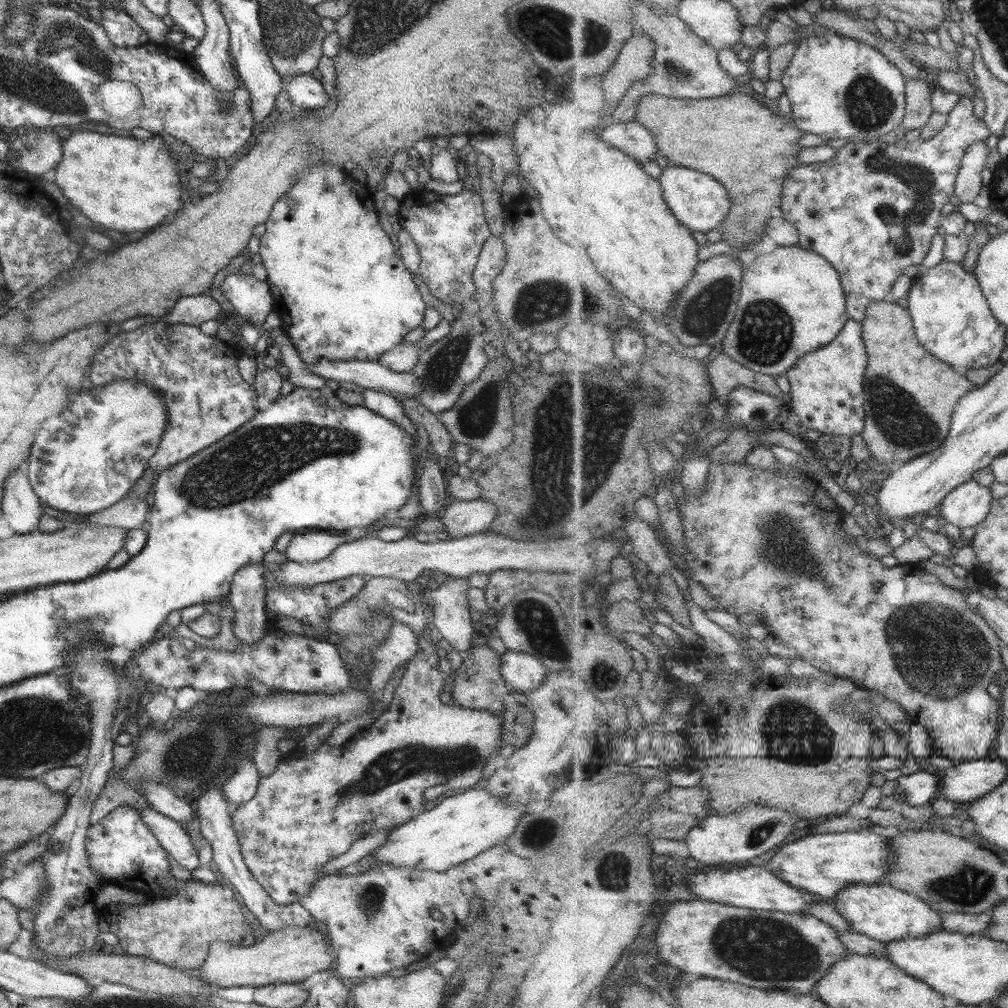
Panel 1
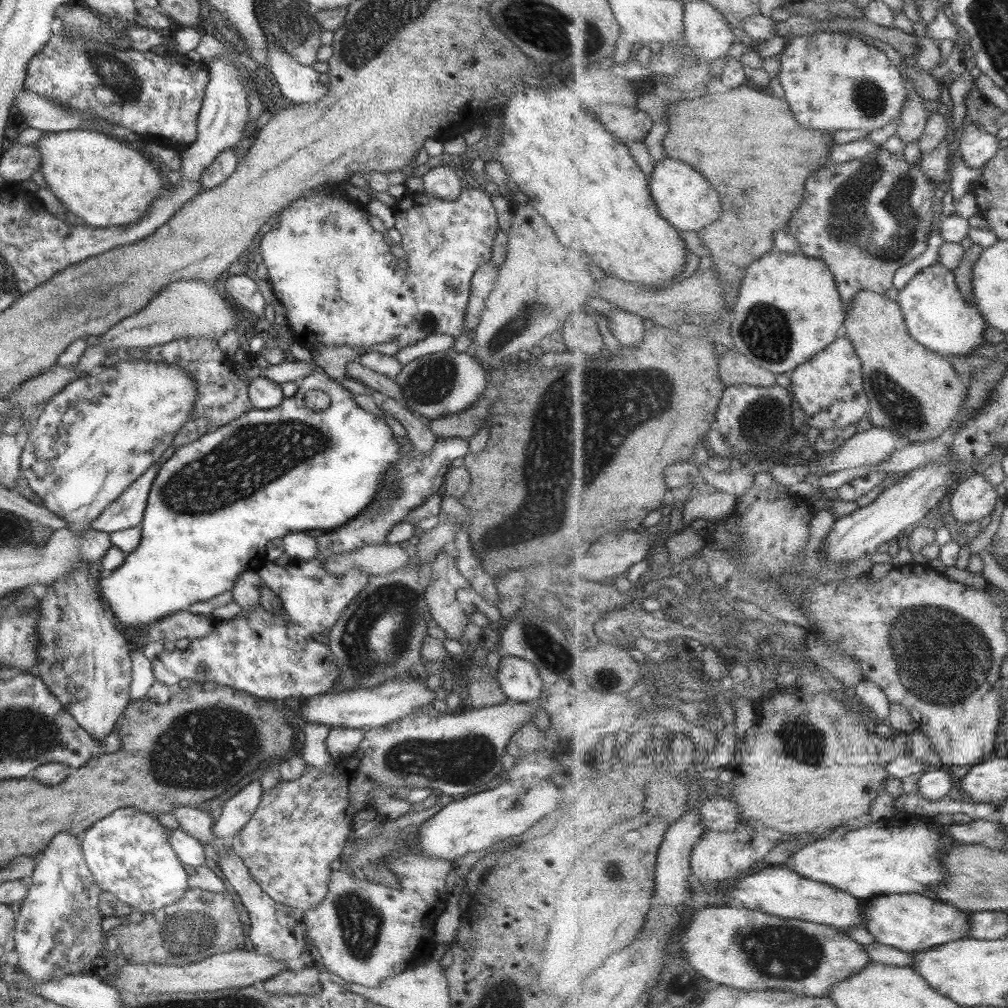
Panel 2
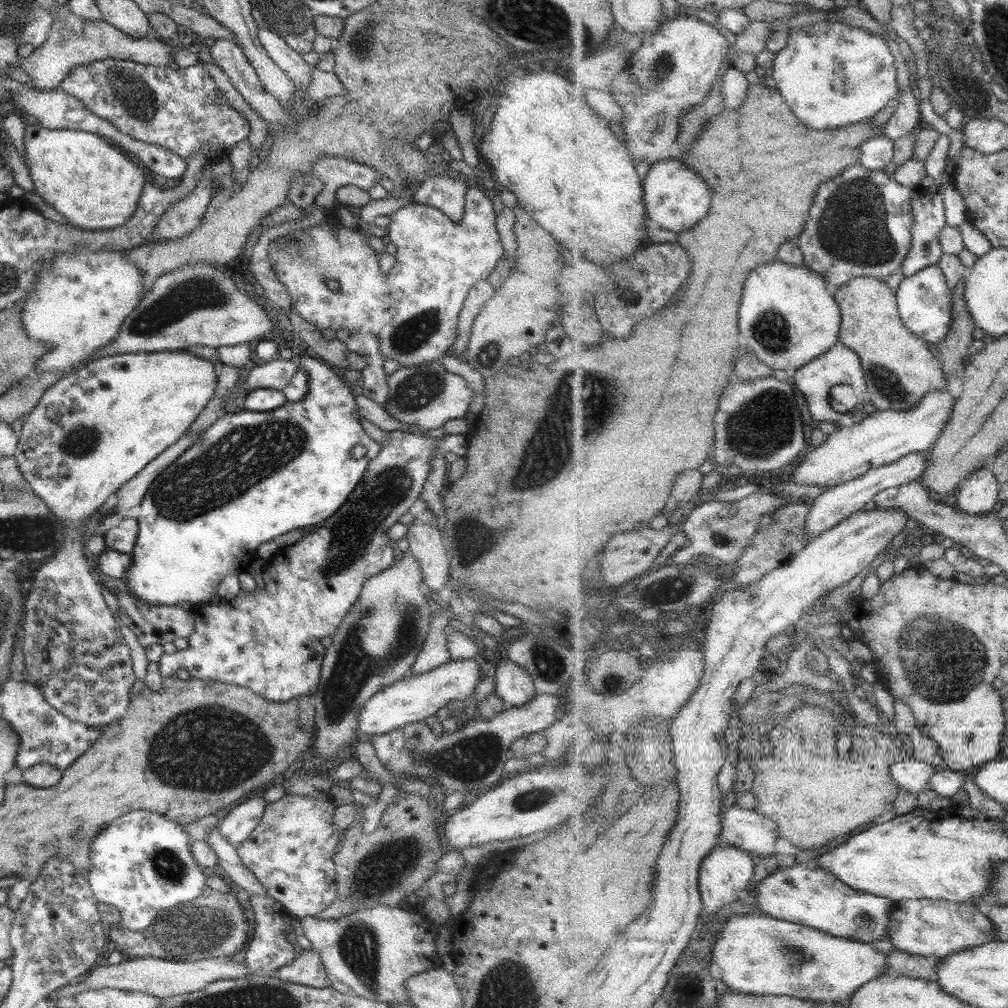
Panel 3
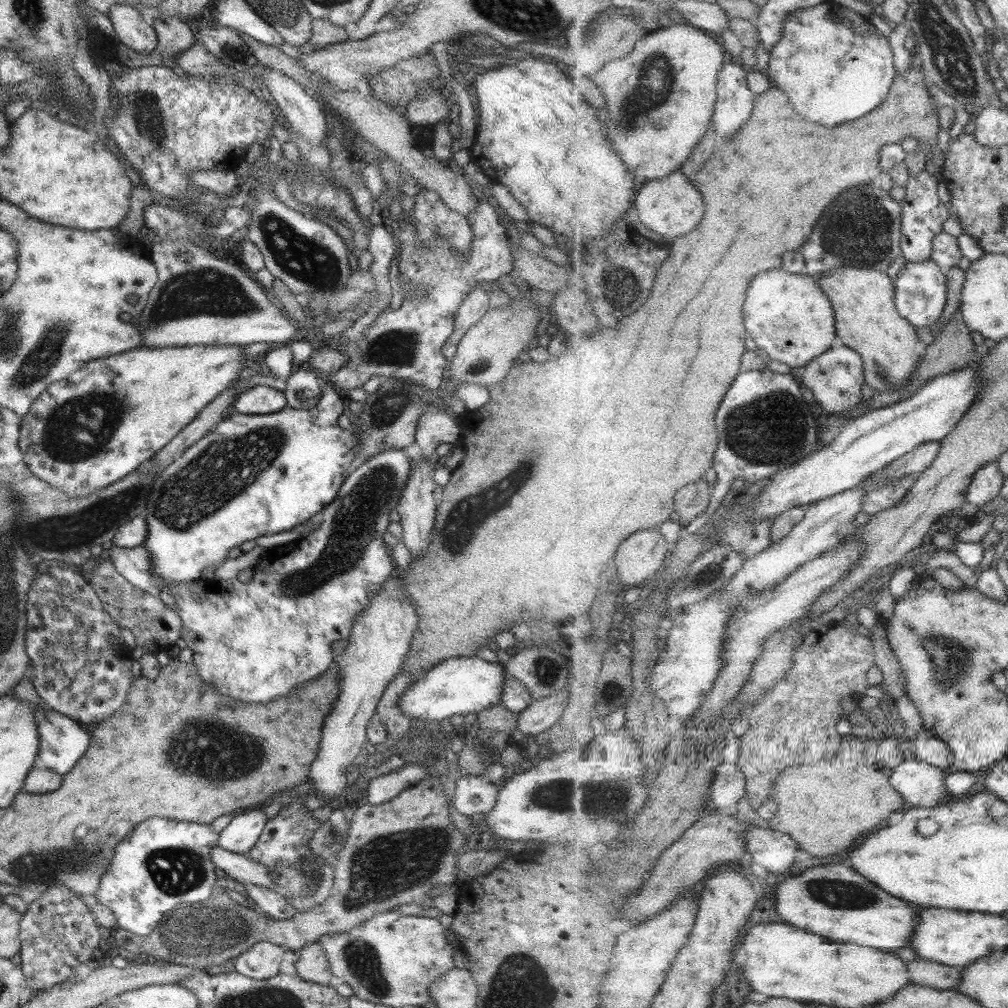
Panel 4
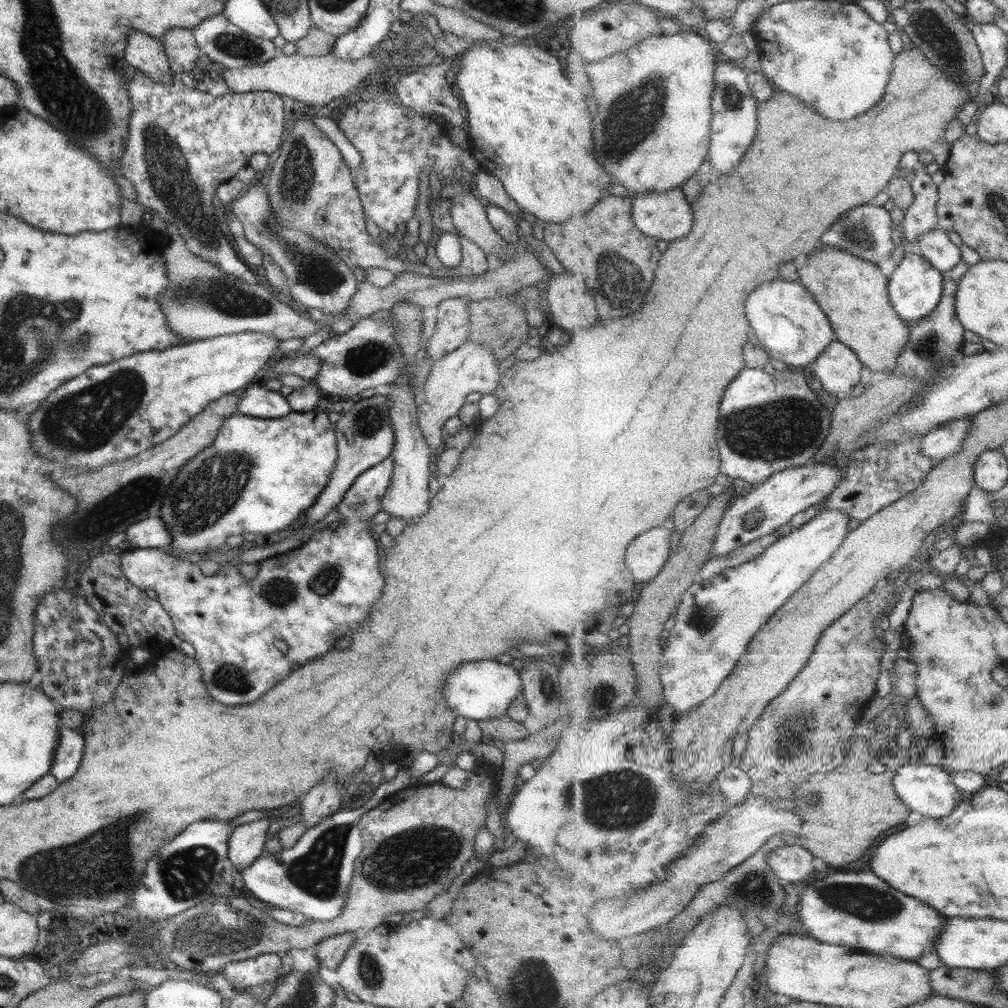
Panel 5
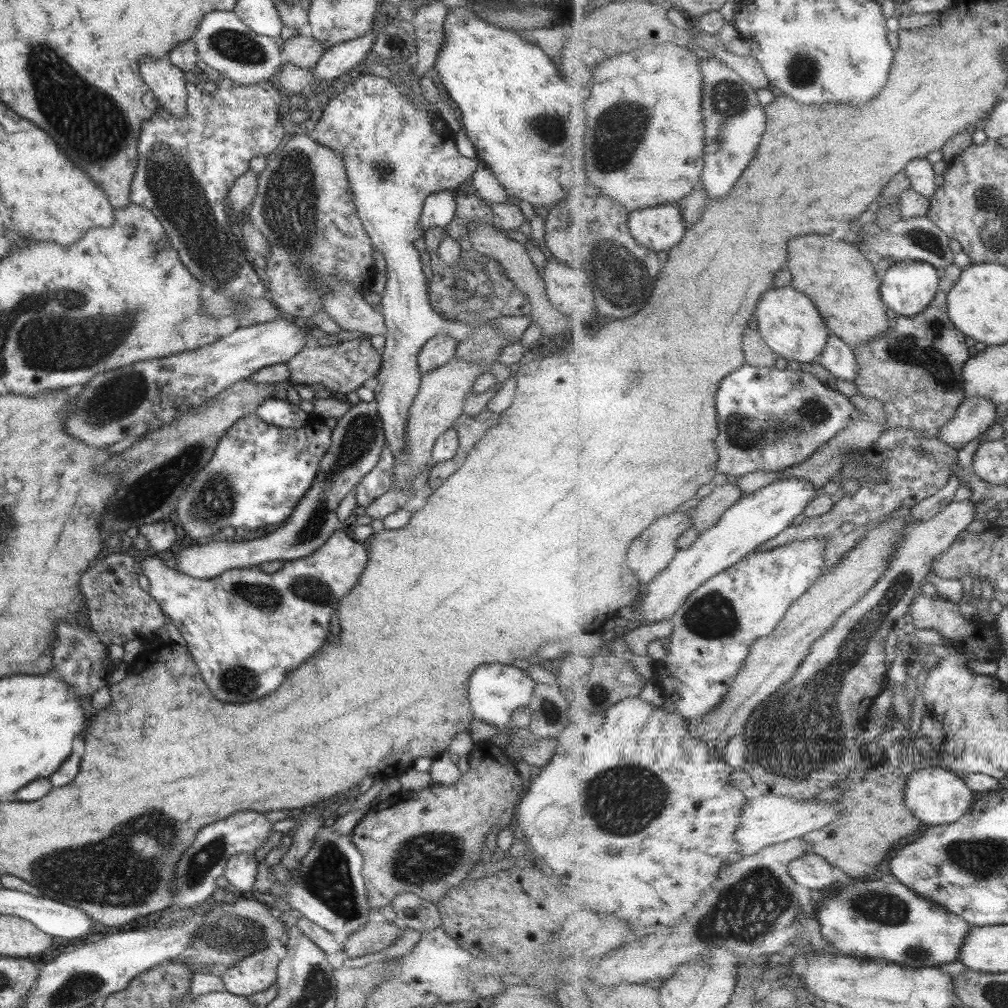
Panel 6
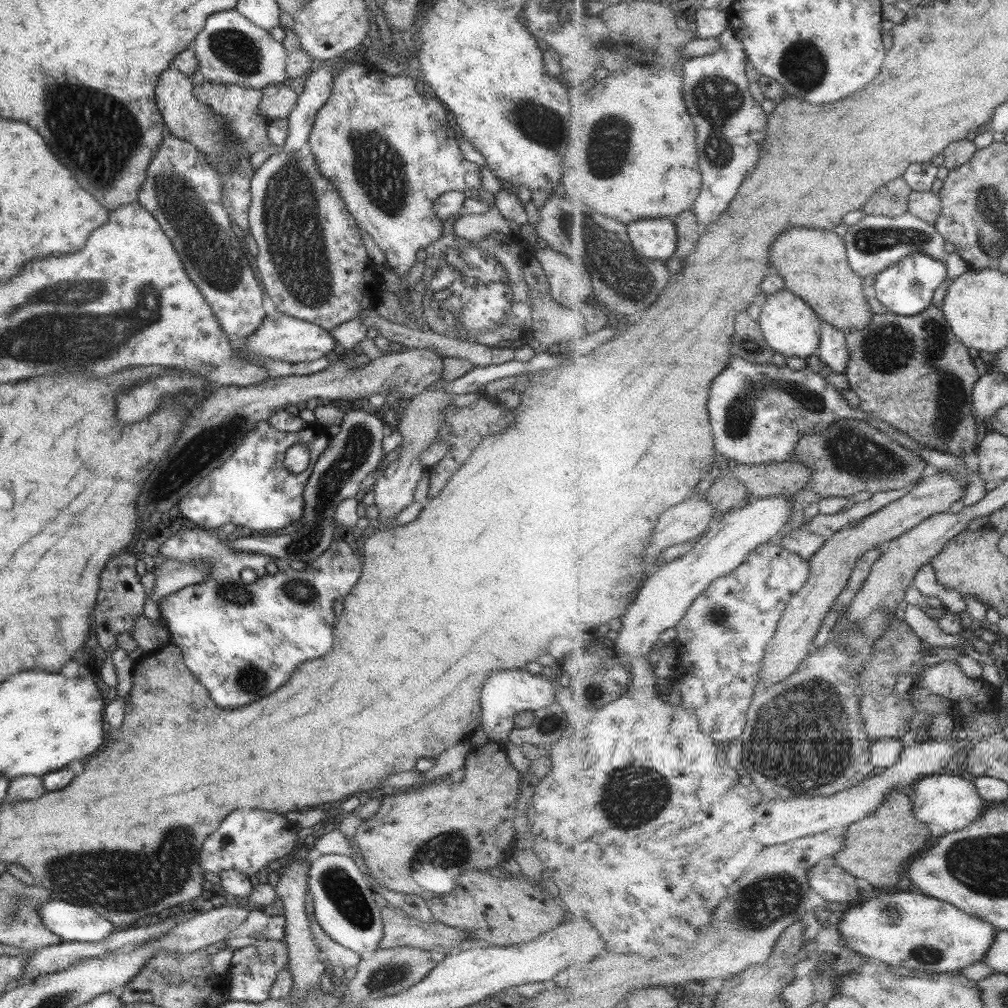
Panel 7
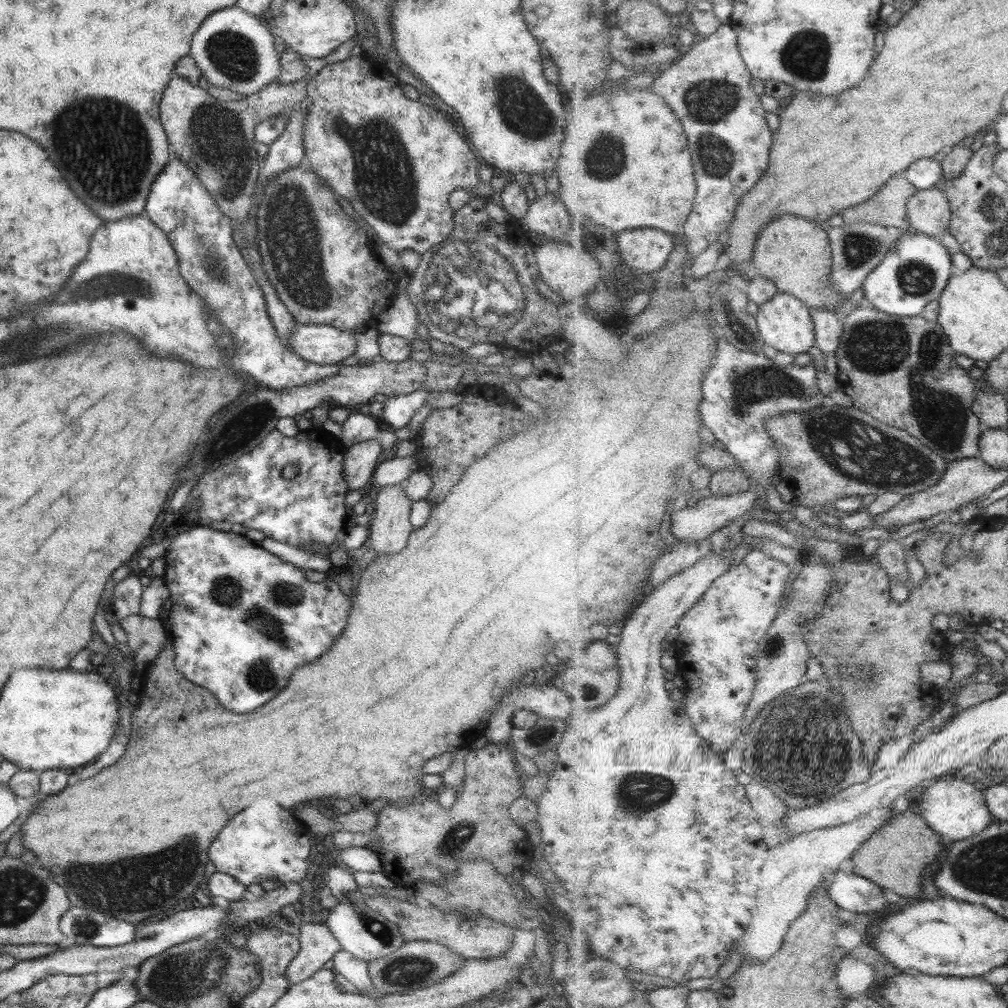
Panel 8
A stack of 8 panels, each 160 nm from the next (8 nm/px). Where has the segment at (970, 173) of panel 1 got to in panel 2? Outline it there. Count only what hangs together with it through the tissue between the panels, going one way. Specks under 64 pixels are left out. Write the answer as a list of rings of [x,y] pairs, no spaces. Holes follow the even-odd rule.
[[[969,121],[957,141],[963,160],[973,169],[983,169],[985,165],[999,152],[1000,140],[996,134],[991,134],[981,125],[973,125]]]

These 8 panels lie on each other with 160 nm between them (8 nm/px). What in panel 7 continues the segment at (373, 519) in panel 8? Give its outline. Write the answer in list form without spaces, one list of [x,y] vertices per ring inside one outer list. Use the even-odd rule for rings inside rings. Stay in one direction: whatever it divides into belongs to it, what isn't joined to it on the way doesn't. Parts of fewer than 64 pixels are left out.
[[[439,384],[439,388],[437,389],[423,389],[421,393],[411,397],[409,404],[407,404],[407,407],[400,415],[397,428],[395,429],[402,438],[400,440],[399,453],[397,454],[397,458],[383,470],[382,475],[374,481],[372,489],[374,492],[374,505],[378,508],[377,520],[379,521],[379,532],[397,526],[397,524],[394,524],[396,514],[412,503],[416,484],[421,480],[421,477],[426,474],[426,469],[421,466],[421,462],[419,462],[419,454],[434,442],[434,438],[438,435],[440,426],[442,426],[442,422],[444,422],[444,416],[441,415],[442,410],[447,408],[449,404],[452,404],[451,393],[448,393],[445,389],[441,389]]]

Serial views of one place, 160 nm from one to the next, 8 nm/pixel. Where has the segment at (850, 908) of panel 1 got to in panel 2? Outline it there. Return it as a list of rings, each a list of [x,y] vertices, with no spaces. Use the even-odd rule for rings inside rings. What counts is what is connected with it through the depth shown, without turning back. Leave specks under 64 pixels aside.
[[[889,893],[877,895],[863,901],[864,923],[867,925],[869,933],[876,936],[876,940],[887,946],[894,946],[903,949],[905,952],[924,951],[933,948],[935,945],[950,943],[954,940],[970,938],[971,914],[972,912],[961,910],[955,905],[951,905],[942,899],[932,899],[928,895],[921,893]]]

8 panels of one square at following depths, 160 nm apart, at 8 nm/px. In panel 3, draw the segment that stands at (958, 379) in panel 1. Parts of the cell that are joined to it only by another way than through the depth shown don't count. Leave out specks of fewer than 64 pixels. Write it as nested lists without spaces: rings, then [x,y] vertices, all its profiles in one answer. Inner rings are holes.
[[[860,276],[850,280],[833,295],[842,312],[841,341],[858,352],[866,373],[866,399],[876,410],[909,410],[918,406],[926,394],[934,390],[947,390],[946,372],[942,369],[941,360],[929,350],[926,340],[907,328],[898,312],[898,296],[889,290],[885,281],[872,276]]]

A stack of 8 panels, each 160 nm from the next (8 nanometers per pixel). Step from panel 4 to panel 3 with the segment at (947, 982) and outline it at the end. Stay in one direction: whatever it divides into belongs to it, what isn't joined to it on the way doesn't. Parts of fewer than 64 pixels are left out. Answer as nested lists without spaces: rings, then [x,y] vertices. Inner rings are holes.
[[[893,951],[887,955],[887,962],[895,973],[908,977],[919,977],[925,980],[937,981],[936,957],[912,955],[905,951]]]

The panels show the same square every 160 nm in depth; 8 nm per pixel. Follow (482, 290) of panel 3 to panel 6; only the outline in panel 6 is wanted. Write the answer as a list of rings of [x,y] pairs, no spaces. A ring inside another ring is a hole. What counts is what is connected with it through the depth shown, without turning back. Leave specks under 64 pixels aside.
[[[445,333],[430,338],[417,353],[417,366],[421,374],[435,370],[454,356],[459,341]]]

